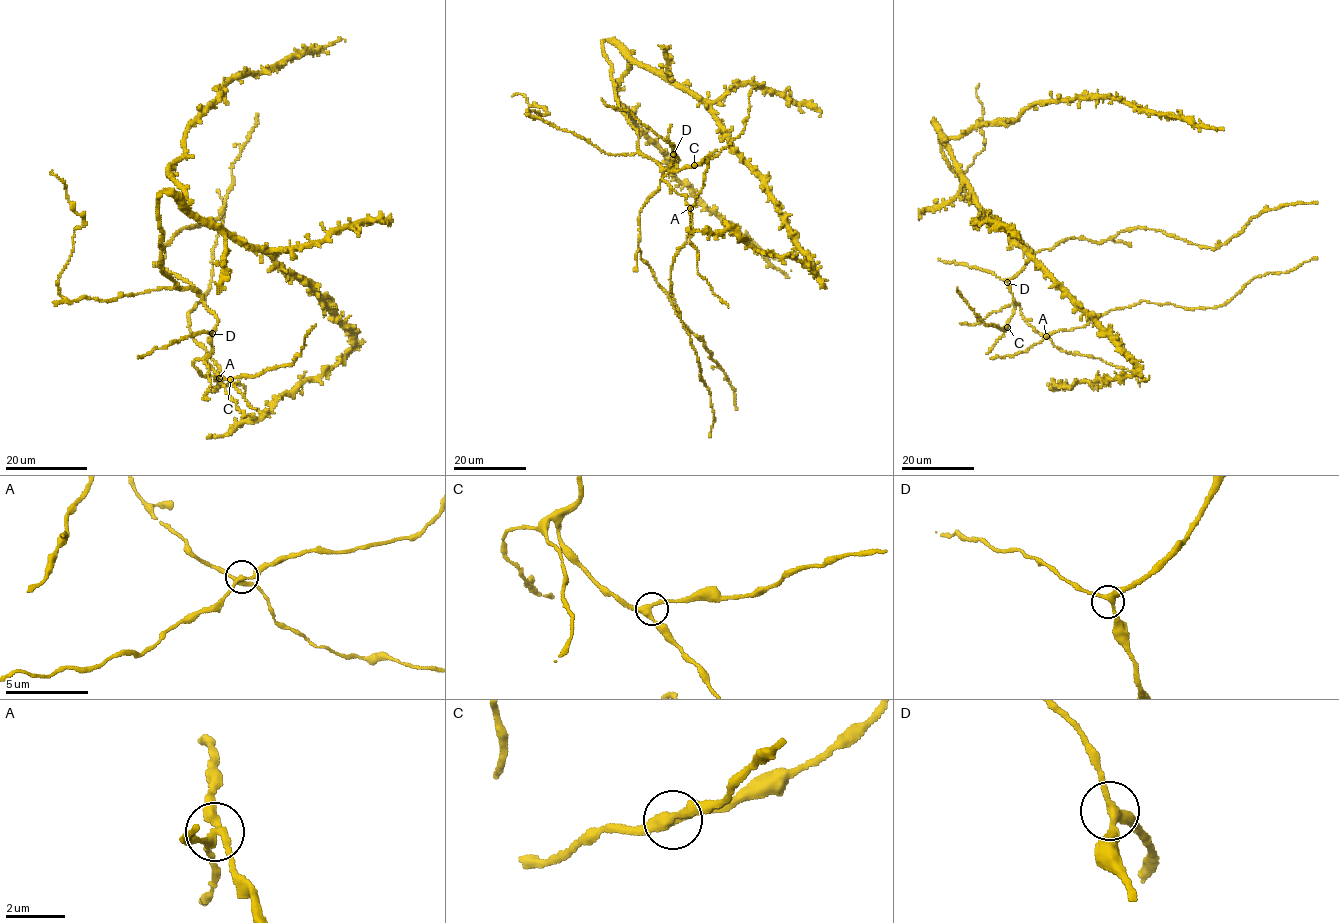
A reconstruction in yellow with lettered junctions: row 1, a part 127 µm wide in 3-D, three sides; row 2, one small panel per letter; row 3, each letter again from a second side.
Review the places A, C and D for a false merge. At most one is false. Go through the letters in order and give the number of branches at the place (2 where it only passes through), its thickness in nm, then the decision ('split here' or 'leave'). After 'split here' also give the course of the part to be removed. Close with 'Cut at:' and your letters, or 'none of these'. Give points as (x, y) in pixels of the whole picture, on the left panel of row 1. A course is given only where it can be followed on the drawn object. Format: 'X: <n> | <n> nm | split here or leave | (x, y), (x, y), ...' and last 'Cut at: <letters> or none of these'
A: 4 | 280 nm | split here | (219, 378), (218, 366), (195, 340), (188, 315), (210, 286), (212, 250), (225, 207), (217, 190)
C: 3 | 320 nm | leave
D: 3 | 280 nm | leave
Cut at: A

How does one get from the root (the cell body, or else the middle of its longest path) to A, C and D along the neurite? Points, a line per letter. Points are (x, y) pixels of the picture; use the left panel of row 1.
A: (161, 236), (161, 271), (177, 288), (197, 292), (216, 317), (212, 351), (193, 366), (219, 378)
C: (161, 236), (160, 270), (177, 288), (189, 287), (197, 292), (216, 317), (207, 362), (221, 376), (230, 379)
D: (161, 236), (160, 270), (177, 288), (189, 287), (197, 292), (216, 317), (217, 325), (212, 333)

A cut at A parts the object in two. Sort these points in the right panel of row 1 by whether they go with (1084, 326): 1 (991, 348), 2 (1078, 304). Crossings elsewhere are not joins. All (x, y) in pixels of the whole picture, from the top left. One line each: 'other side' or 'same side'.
1: other side
2: other side

